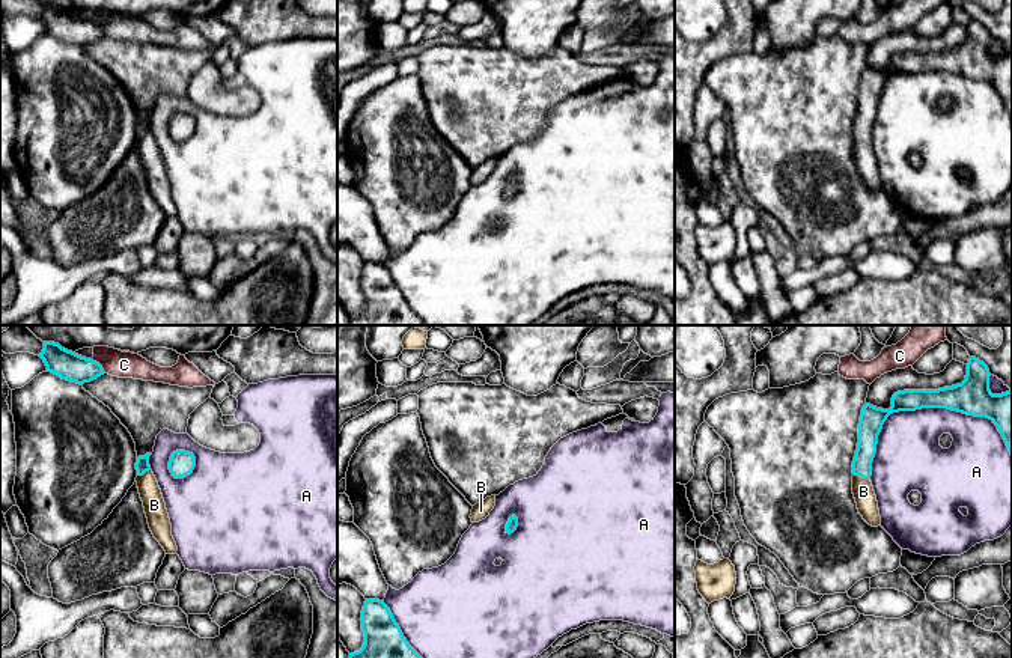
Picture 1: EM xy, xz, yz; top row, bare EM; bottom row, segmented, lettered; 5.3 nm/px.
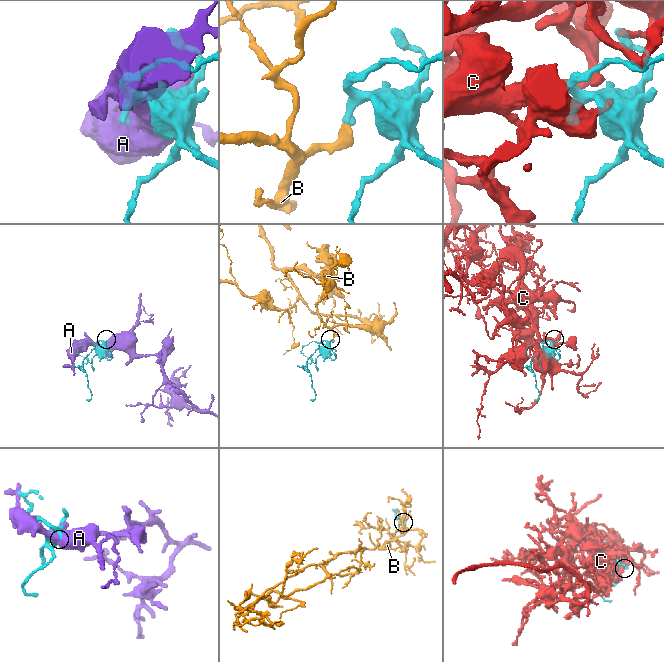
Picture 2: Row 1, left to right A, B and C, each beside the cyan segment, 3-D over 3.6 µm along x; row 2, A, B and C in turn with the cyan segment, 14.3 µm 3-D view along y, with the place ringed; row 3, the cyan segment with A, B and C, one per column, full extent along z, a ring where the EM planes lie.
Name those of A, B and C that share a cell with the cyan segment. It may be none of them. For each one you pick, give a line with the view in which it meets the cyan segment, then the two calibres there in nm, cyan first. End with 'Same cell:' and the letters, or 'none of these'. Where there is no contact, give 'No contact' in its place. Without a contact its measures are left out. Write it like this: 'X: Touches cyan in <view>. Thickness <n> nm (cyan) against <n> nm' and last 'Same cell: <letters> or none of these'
B: Touches cyan in yz. Thickness 110 nm (cyan) against 110 nm
Same cell: B

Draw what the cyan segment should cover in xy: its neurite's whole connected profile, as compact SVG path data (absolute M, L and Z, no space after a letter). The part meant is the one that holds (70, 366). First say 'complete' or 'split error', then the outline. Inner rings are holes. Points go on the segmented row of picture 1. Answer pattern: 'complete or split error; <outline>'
complete; M44 342L39 357L44 360L47 372L80 385L105 373L99 363L68 351L54 342Z

